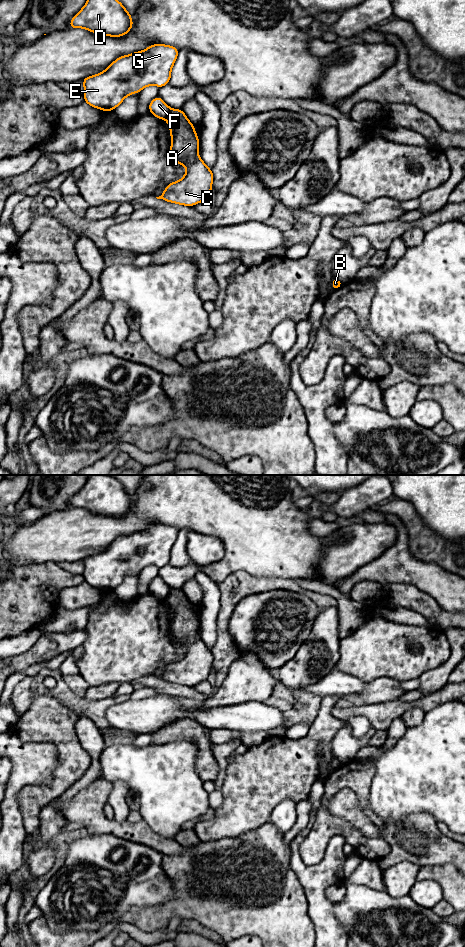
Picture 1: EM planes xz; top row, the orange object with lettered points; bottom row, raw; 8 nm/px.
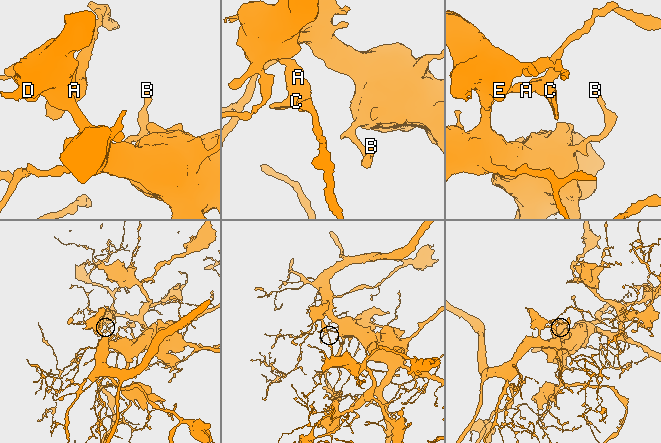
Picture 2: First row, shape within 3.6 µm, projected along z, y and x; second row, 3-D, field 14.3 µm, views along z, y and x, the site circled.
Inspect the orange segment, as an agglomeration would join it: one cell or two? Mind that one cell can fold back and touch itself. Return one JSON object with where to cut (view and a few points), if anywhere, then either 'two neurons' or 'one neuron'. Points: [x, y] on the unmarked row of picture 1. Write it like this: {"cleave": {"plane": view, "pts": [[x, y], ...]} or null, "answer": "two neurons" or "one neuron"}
{"cleave": {"plane": "xz", "pts": [[171, 589], [165, 598]]}, "answer": "two neurons"}

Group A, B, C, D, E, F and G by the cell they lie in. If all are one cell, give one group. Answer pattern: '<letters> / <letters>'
A C / B D E F G

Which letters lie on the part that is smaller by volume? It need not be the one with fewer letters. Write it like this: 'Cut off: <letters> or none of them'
Cut off: A, C

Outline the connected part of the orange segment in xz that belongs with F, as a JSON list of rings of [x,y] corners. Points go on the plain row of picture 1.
[[[159,576],[149,583],[149,592],[158,599],[166,599],[170,591],[171,588]]]

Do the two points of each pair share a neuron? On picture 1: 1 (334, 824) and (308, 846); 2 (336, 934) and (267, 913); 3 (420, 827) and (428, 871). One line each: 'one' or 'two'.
1: one
2: two
3: two

